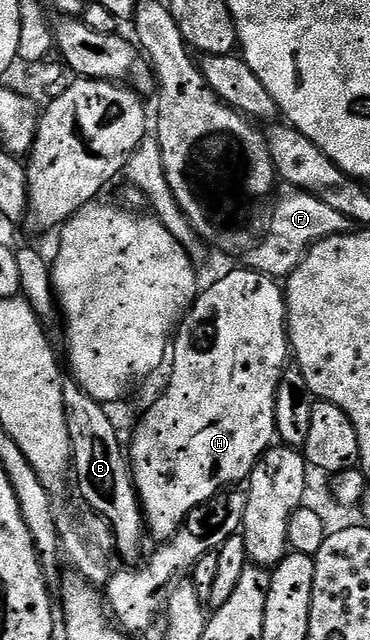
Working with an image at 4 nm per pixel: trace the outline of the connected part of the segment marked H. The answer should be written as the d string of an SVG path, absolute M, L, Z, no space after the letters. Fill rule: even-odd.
M241 266L241 268L236 268L233 272L228 272L225 276L220 276L217 278L216 281L213 282L212 285L209 286L208 289L201 291L199 295L197 295L195 304L192 305L190 311L185 315L182 321L182 328L185 328L188 332L216 332L212 336L212 341L209 342L208 348L199 348L196 345L196 340L194 337L191 336L190 333L181 331L179 335L175 337L174 343L171 345L170 348L170 368L172 364L172 377L168 380L168 389L165 390L164 393L161 394L160 397L157 398L156 401L153 402L152 405L148 408L148 413L145 414L144 417L140 420L140 425L136 428L136 433L132 436L132 444L130 440L130 463L132 466L132 480L136 483L136 492L140 495L140 507L144 509L144 519L146 521L146 528L149 533L152 532L154 535L157 536L160 542L165 542L171 539L172 535L174 535L181 526L184 525L184 520L189 514L194 511L198 506L202 506L206 503L207 500L213 500L214 497L220 495L221 492L231 489L233 486L239 485L236 484L239 482L247 481L248 477L251 476L252 471L254 470L254 466L259 462L261 456L264 455L265 452L268 451L269 448L273 447L274 441L277 439L276 434L276 419L274 418L274 406L276 405L276 395L278 394L278 382L282 378L282 374L284 373L286 365L289 363L290 360L290 345L288 343L288 305L286 303L286 292L283 287L280 288L275 279L273 277L267 276L266 274L262 274L261 272L256 272L254 269Z

